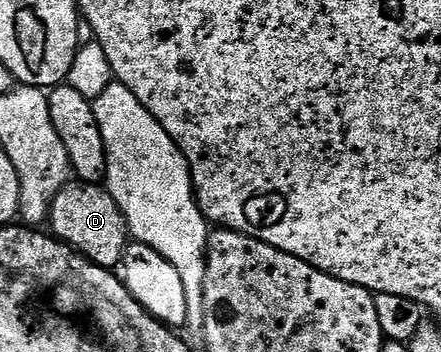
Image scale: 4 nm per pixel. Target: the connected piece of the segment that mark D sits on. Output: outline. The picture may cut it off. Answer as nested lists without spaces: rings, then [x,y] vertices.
[[[69,181],[57,193],[51,206],[49,227],[54,238],[78,251],[90,263],[115,269],[122,264],[129,246],[127,222],[106,186]]]

